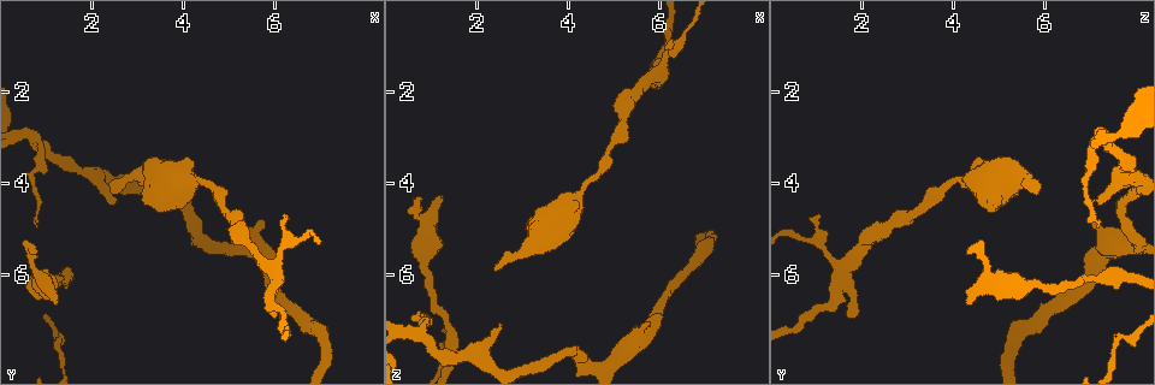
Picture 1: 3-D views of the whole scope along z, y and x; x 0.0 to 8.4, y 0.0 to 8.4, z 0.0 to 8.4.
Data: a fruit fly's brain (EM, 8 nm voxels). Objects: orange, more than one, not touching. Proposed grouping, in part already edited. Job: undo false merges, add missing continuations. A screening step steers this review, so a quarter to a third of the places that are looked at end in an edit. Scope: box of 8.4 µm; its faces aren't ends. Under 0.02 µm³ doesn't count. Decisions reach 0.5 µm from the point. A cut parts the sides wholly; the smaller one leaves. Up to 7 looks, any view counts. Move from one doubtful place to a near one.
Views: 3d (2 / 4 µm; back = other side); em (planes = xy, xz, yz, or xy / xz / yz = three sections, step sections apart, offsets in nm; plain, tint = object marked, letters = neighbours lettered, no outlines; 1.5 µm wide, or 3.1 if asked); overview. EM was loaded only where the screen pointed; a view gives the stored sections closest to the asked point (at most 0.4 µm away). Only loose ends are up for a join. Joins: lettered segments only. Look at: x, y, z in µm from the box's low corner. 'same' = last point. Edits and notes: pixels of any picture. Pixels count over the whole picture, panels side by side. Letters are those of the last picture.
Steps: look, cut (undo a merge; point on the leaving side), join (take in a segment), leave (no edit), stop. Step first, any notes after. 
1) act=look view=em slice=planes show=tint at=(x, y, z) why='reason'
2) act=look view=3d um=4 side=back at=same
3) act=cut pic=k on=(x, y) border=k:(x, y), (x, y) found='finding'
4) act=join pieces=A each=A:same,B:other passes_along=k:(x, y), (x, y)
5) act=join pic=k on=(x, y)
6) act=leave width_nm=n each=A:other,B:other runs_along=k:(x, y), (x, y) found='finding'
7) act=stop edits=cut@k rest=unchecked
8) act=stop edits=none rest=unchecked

act=look view=3d um=2 at=(0.75, 3.05, 7.25) why='three arms meet'

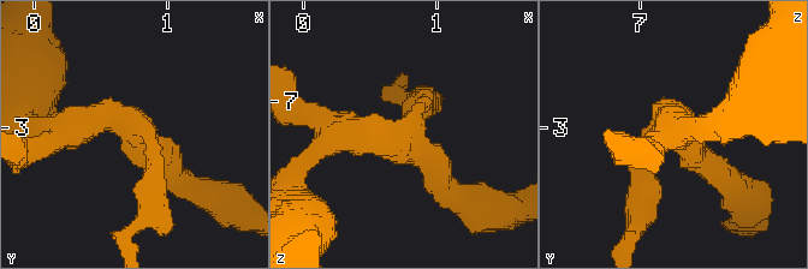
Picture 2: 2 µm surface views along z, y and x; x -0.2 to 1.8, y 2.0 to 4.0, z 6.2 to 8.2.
act=look view=em slice=planes show=letters at=(0.80, 3.08, 7.32) why='need the tissue'

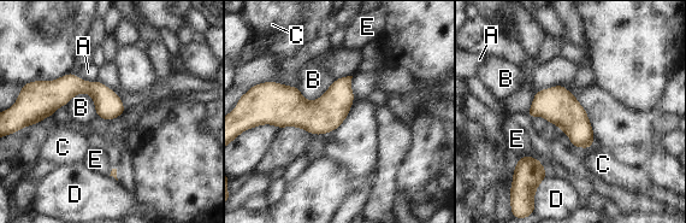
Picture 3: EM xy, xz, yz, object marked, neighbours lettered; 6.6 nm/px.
act=leave longest_contact=E:240nm each=A:other,B:other,C:other,D:other,E:other runs_along=3:(122, 110), (93, 88), (66, 87), (40, 111) found='continuous, no second neuron'

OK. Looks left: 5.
act=look view=em slice=xy step=8 show=letters at=(1.25, 6.60, 4.30) why='stops while still wide'

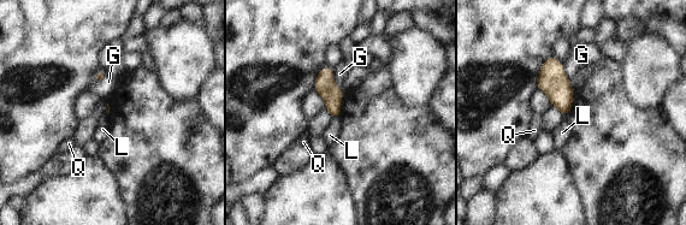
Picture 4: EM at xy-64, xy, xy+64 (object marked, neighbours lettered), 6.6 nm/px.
act=leave each=G:other,L:other,Q:other border=4:(332, 117), (338, 118) found='no lettered segment goes on from it'

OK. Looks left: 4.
act=look view=3d um=2 at=(5.95, 6.90, 1.80) why='branch stops here'

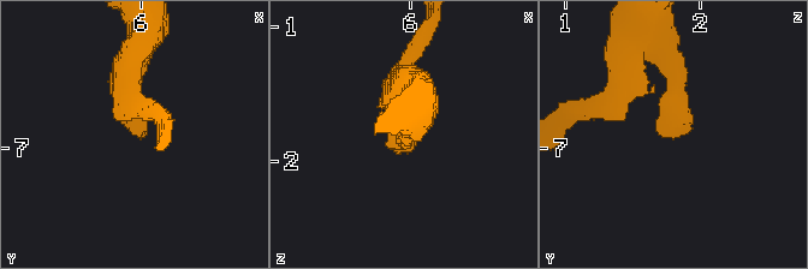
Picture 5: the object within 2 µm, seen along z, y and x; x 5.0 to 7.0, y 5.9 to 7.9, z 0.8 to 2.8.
act=look view=em slice=yz step=8 show=letters at=(5.96, 6.94, 1.86) why='shape alone is not enough'

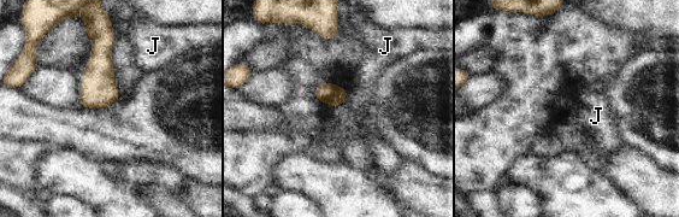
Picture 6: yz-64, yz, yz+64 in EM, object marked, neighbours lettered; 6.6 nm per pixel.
act=leave width_nm=140 each=J:other border=6:(348, 89), (348, 94), (342, 104) found='no lettered segment goes on from it'

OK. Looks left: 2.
act=stop edits=none rest=unchecked

